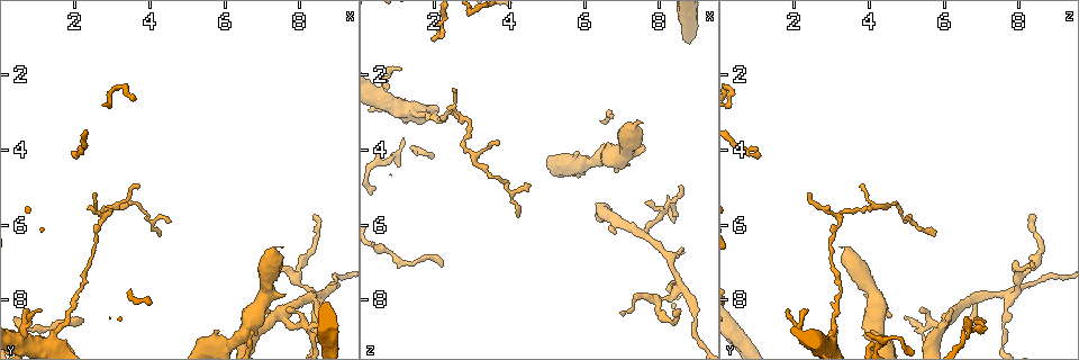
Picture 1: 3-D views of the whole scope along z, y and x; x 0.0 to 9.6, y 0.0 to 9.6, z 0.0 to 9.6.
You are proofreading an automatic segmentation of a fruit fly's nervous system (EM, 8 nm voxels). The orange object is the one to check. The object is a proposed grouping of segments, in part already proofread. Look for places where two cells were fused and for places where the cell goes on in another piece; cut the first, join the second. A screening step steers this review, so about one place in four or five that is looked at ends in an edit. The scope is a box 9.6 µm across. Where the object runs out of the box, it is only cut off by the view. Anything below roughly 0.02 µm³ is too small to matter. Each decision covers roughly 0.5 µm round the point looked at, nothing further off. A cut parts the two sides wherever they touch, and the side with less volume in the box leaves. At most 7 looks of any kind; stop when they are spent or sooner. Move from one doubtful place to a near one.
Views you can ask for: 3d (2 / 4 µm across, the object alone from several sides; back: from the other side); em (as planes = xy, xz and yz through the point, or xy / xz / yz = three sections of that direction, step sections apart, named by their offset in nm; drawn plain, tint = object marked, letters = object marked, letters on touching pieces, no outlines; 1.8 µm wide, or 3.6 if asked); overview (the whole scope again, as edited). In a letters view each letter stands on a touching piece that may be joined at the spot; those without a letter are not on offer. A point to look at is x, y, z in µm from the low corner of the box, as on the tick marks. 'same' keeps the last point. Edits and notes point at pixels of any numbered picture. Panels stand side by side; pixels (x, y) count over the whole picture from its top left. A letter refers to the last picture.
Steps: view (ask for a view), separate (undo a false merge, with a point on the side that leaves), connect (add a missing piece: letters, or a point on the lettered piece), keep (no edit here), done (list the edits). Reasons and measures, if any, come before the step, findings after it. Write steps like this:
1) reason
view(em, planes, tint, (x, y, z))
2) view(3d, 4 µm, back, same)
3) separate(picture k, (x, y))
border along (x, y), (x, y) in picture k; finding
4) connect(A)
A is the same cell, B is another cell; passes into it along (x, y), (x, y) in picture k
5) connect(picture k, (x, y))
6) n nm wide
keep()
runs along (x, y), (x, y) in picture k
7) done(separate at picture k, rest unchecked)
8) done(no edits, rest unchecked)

view(em, xz, step 8, letters, (8.35, 5.75, 8.35))

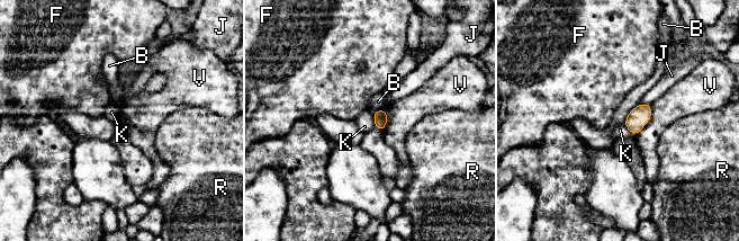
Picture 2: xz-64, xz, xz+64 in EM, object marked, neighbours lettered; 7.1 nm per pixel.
cut it another way
view(em, planes, letters, same)

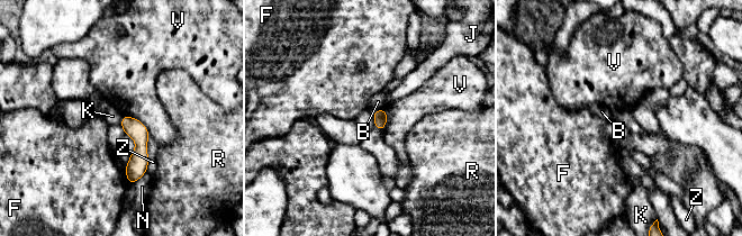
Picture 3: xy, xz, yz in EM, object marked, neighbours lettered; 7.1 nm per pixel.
keep()
B, F, J, K, N, R, V and Z are other cells; runs along (125, 119), (139, 134), (133, 179) in picture 3; none of them fits

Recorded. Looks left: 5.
a narrow waist
view(3d, 4 µm, (8.55, 7.90, 7.65))

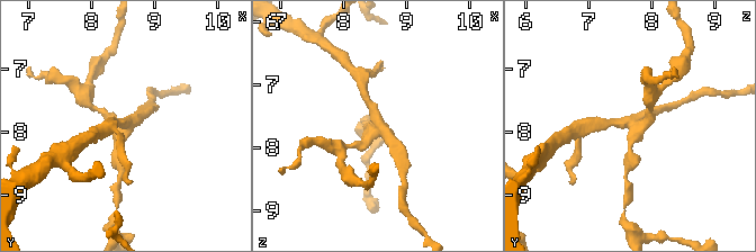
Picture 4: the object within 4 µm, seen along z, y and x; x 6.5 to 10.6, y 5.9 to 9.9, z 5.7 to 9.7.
4 arms; need the tissue
view(em, 3.6 µm, xz, step 4, tint, (8.55, 7.85, 7.70))

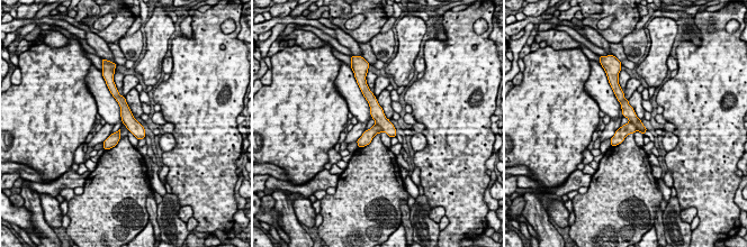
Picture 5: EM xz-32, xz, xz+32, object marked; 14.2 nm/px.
another direction
view(em, 3.6 µm, planes, letters, same)

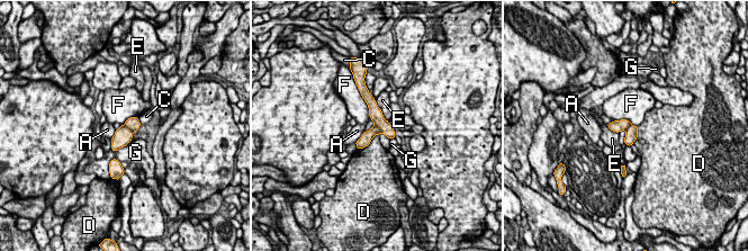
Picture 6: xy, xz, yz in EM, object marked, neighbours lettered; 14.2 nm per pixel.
200 nm wide
separate(picture 6, (123, 135))
A, C, D, E, F and G are other cells; border along (123, 125), (133, 132) in picture 6; a second cell is stuck on

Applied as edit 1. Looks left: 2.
an open end
view(3d, 2 µm, (6.80, 8.25, 6.20))

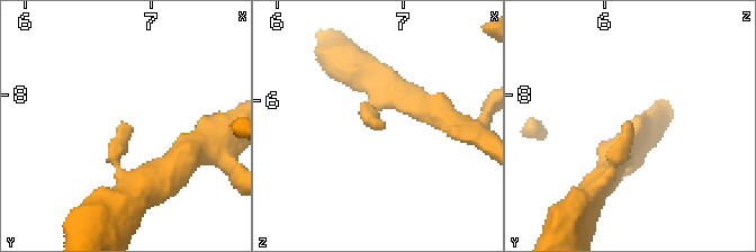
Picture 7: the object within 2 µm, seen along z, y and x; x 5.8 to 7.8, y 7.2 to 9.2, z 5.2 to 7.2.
view(em, planes, letters, (6.84, 8.24, 6.16))

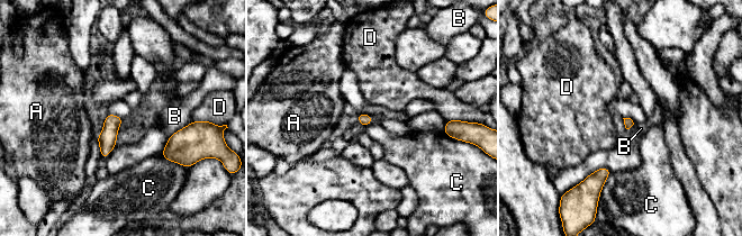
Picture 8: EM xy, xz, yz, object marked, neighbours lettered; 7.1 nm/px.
keep()
A, B, C and D are other cells; border along (358, 114), (368, 114), (372, 121) in picture 8; no lettered piece goes on from it

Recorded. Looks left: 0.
done(separate at picture 6, rest unchecked)

